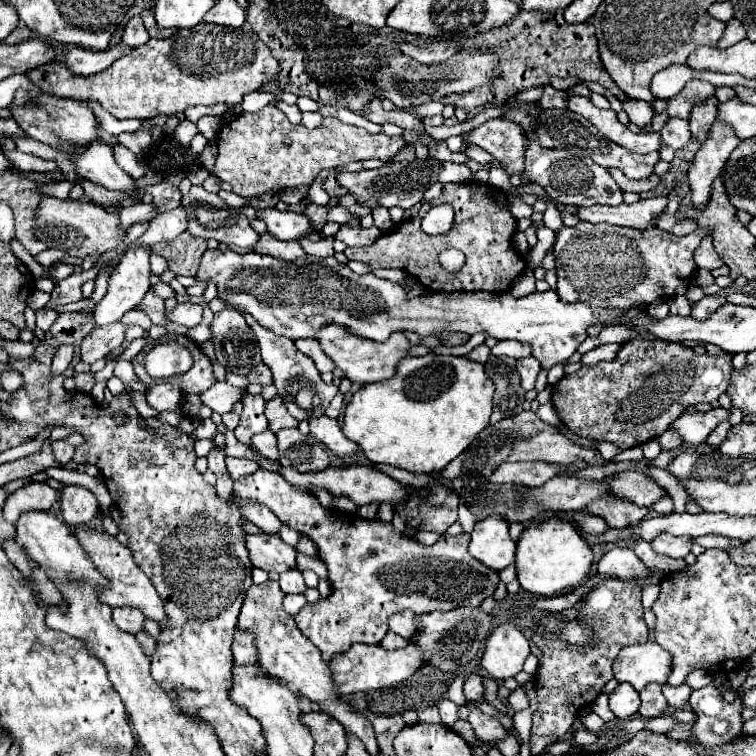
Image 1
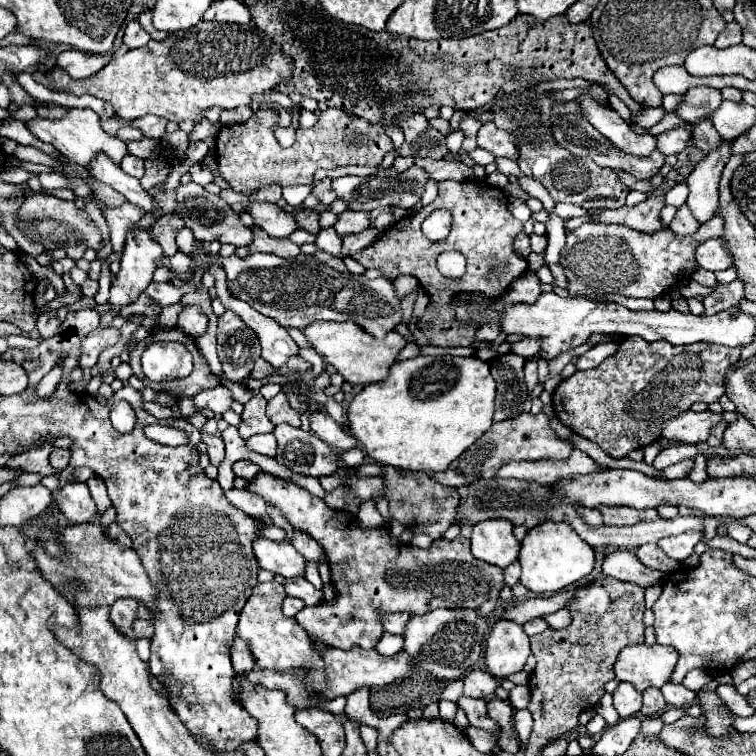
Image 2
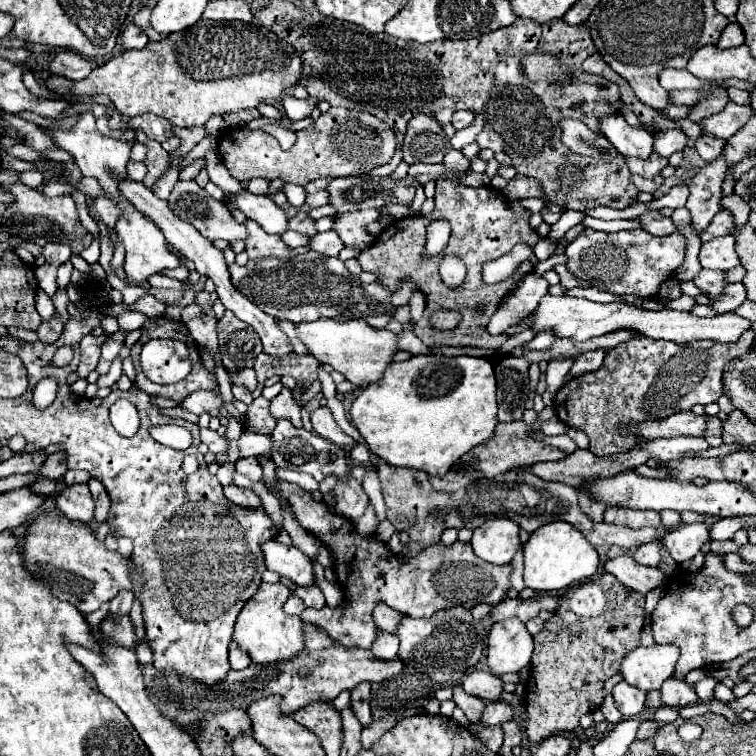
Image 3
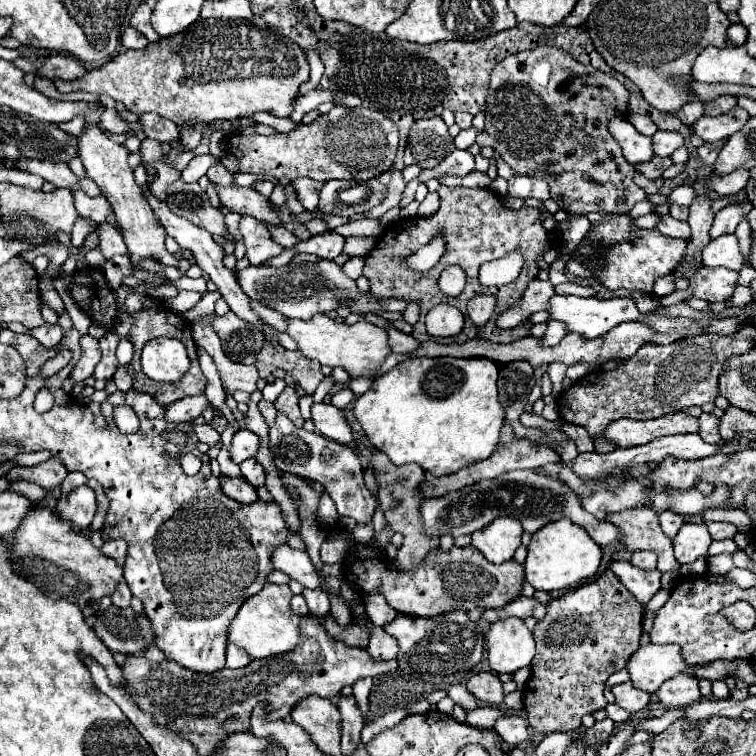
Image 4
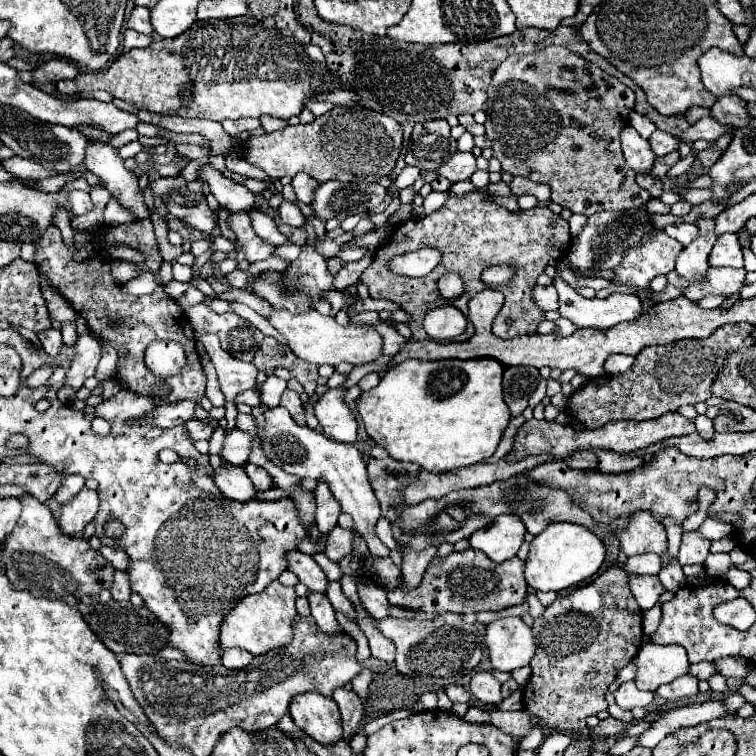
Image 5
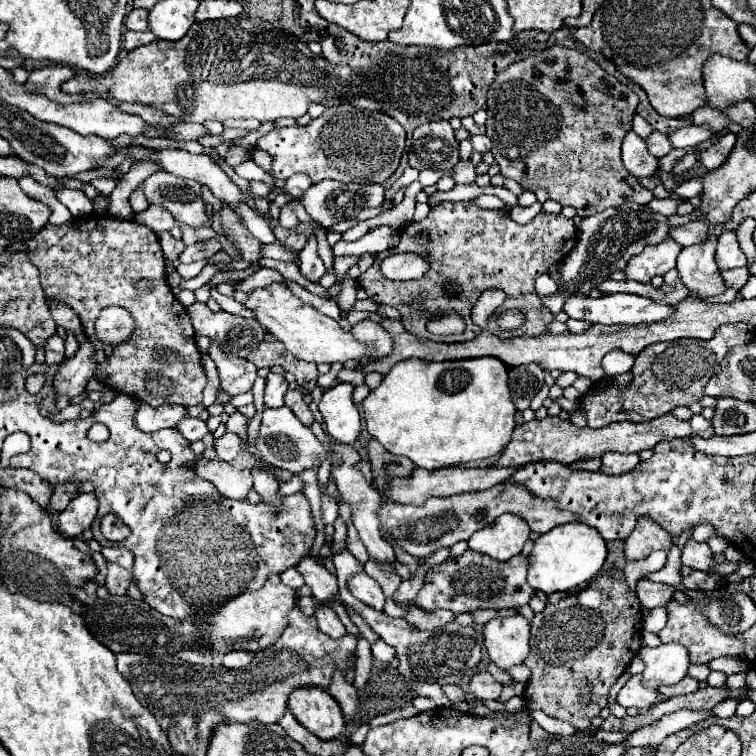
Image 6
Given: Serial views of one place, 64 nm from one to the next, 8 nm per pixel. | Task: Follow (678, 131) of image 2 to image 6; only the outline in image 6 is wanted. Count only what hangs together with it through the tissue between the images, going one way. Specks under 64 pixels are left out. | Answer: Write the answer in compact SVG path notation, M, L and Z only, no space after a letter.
M652 132L648 138L646 138L646 144L648 144L648 152L656 158L662 158L666 156L672 146L670 146L670 140L666 134L660 134L660 132Z

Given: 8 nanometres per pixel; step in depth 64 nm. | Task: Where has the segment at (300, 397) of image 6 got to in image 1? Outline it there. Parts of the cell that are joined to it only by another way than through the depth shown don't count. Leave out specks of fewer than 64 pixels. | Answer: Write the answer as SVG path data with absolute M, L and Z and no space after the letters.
M274 396L270 402L266 402L266 410L264 410L270 426L268 430L278 432L282 428L298 428L298 420L294 416L288 416L288 410L284 408L284 402L280 400L280 396Z

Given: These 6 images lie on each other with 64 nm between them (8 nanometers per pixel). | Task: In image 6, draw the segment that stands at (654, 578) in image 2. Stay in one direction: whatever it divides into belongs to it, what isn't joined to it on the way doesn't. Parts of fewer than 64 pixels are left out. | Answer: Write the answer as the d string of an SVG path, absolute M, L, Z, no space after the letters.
M640 580L638 588L636 588L636 594L638 594L642 606L646 606L646 608L658 608L658 606L666 608L668 602L672 602L674 592L676 592L674 586L656 584L656 582L648 582L648 580Z

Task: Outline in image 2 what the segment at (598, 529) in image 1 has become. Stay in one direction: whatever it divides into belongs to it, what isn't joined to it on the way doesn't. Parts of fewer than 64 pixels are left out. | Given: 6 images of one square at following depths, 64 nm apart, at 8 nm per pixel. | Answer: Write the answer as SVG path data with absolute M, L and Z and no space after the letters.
M580 504L576 510L580 512L580 516L582 516L588 524L600 526L600 510L598 510L598 508L584 508L584 506Z

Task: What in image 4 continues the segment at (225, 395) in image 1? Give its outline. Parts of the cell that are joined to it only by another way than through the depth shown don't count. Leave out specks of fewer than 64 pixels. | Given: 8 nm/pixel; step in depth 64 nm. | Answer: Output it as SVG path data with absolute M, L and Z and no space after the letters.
M204 394L192 396L192 398L182 398L178 402L168 404L168 408L164 412L164 420L168 420L170 424L194 422L194 418L198 418L206 406L208 406L208 400Z

